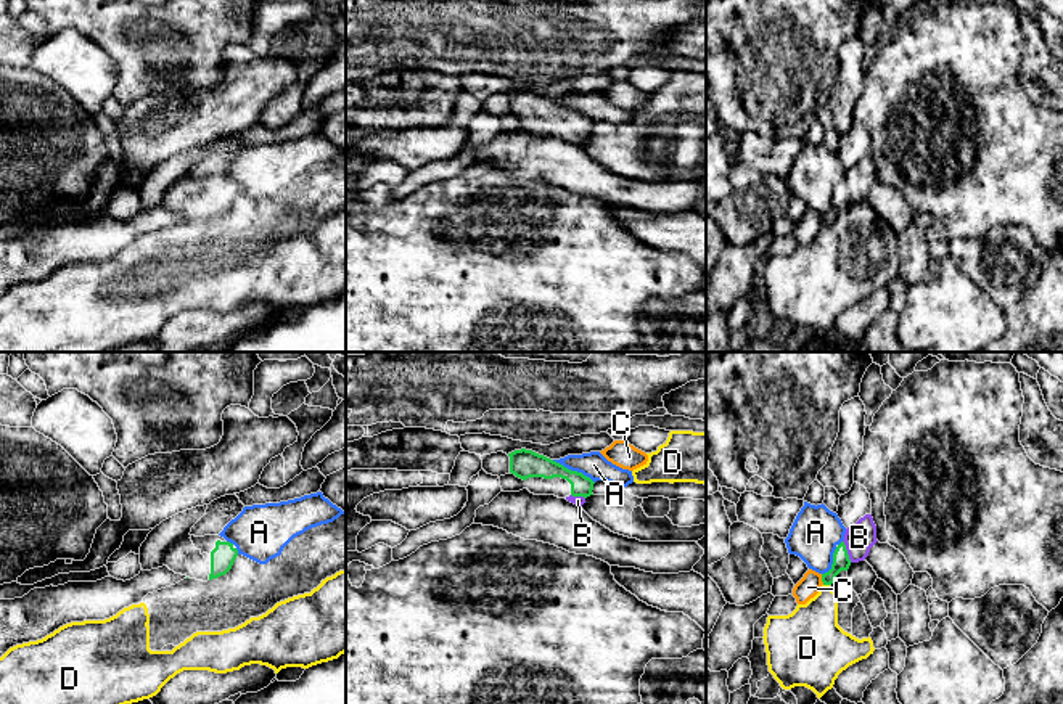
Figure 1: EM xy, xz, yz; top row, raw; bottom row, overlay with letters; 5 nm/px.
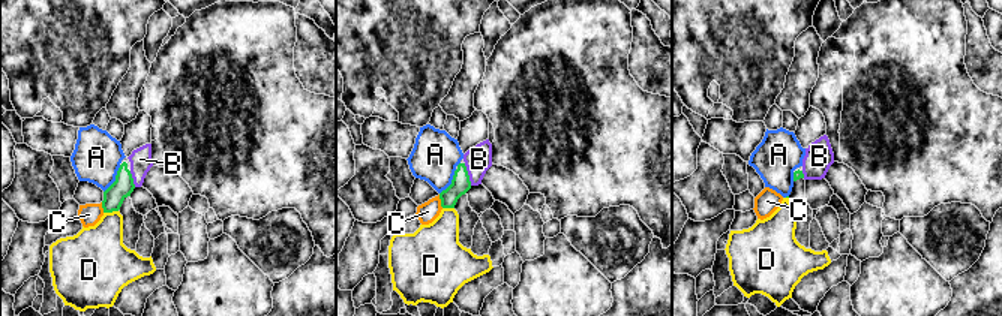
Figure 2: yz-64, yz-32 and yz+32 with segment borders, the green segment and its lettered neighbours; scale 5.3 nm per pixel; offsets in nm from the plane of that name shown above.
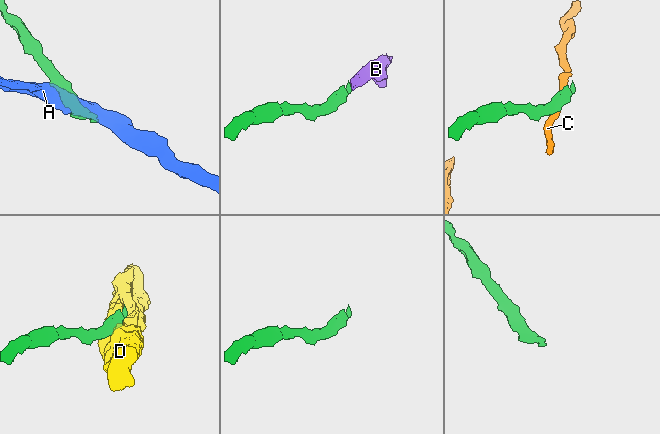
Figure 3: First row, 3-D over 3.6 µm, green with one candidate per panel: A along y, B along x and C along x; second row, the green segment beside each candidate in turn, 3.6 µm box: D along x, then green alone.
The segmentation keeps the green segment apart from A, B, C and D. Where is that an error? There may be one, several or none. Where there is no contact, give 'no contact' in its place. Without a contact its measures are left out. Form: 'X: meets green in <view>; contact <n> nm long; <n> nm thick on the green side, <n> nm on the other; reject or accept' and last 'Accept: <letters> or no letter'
A: meets green in xz; contact 240 nm long; 140 nm thick on the green side, 140 nm on the other; reject
B: meets green in yz; contact 120 nm long; 90 nm thick on the green side, 150 nm on the other; accept
C: meets green in yz; contact 60 nm long; 90 nm thick on the green side, 110 nm on the other; reject
D: meets green in yz; contact 30 nm long; 90 nm thick on the green side, 280 nm on the other; reject
Accept: B

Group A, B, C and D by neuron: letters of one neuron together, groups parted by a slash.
A / B / C / D

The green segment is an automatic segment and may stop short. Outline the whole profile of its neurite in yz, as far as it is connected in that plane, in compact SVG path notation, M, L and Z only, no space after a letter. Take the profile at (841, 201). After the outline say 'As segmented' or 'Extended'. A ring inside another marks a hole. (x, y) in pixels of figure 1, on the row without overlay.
M865 154L846 169L844 180L833 193L831 209L822 214L823 225L831 225L841 211L848 211L852 203L864 201L870 188L876 183L876 166L872 154Z. Extended

